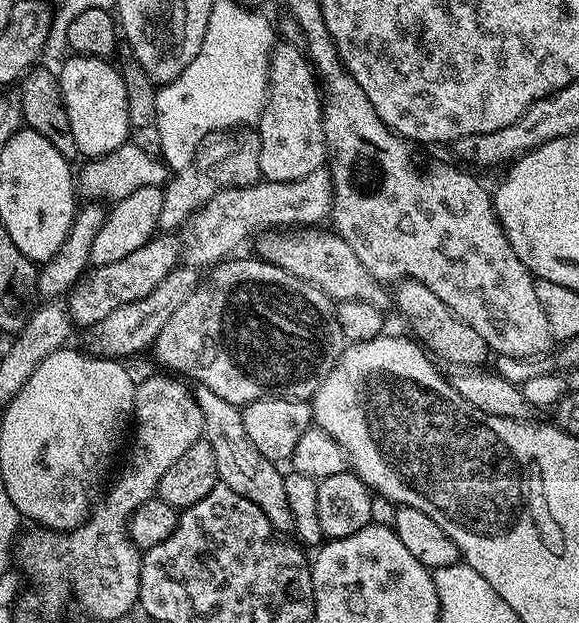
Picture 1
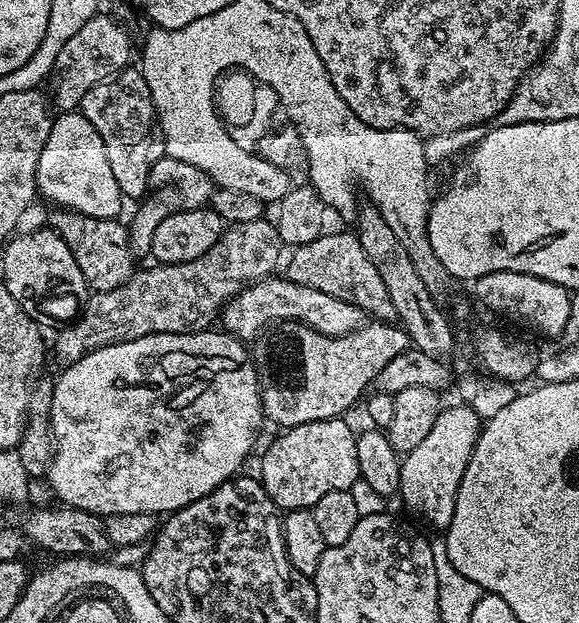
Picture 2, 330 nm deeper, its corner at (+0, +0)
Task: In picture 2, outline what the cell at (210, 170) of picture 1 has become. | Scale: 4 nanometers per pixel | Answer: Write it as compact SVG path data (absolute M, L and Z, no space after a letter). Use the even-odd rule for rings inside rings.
M271 219L229 224L202 258L185 264L153 263L152 268L141 267L133 272L128 281L114 290L92 292L80 315L65 323L56 336L61 365L78 362L87 352L102 346L130 342L150 334L205 331L233 296L255 280L277 271L280 251L280 235Z

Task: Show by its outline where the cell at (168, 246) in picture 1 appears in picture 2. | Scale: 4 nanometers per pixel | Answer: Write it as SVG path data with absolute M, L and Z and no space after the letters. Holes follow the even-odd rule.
M273 274L255 280L253 284L245 286L238 295L233 296L223 305L218 320L219 323L224 323L221 324L223 331L240 338L249 338L248 336L252 335L255 337L269 326L276 326L281 322L299 322L327 336L345 336L364 327L366 314L358 306L342 302L342 298L330 298L330 294L322 294L322 290L298 286L298 282L280 274Z

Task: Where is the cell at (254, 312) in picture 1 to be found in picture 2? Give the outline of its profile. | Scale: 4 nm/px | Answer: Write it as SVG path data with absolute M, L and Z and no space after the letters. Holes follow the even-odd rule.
M284 322L269 331L267 336L268 344L257 339L256 352L254 348L254 363L260 382L260 407L269 421L281 424L279 427L284 430L306 422L343 417L344 411L375 385L378 373L410 346L403 328L392 322L368 322L363 328L345 336L327 336L299 322Z

